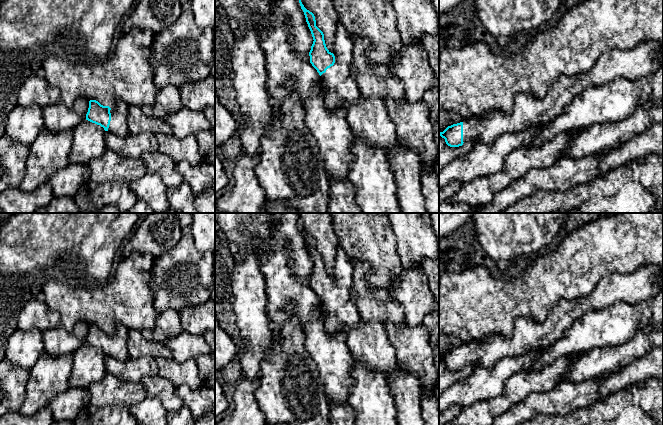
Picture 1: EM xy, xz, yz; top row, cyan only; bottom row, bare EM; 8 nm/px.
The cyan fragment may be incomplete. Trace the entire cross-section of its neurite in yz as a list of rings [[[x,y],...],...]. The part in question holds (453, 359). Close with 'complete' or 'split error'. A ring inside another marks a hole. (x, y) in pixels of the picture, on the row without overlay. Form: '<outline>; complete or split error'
[[[656,265],[639,267],[631,274],[611,274],[602,278],[587,296],[572,300],[562,299],[544,322],[517,317],[507,336],[500,334],[486,336],[479,342],[473,341],[470,344],[448,350],[443,356],[439,357],[439,360],[444,362],[446,368],[450,371],[462,370],[468,364],[479,364],[489,369],[504,357],[518,358],[531,351],[549,347],[556,343],[587,312],[606,309],[618,301],[636,304],[658,294],[662,290],[659,282],[661,276],[663,276],[663,267]]]; split error

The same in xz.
[[[300,222],[299,227],[314,264],[309,276],[310,287],[321,300],[321,305],[324,310],[326,331],[329,334],[336,334],[346,331],[347,328],[356,327],[361,322],[361,319],[357,306],[350,296],[350,291],[353,286],[352,261],[348,258],[344,250],[339,247],[335,259],[333,276],[331,277],[326,271],[323,256],[316,250],[314,238],[304,231]]]; split error

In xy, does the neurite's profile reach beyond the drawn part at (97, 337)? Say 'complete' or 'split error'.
split error

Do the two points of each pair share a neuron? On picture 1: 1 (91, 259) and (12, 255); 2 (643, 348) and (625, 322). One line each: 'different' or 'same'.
1: same
2: different

